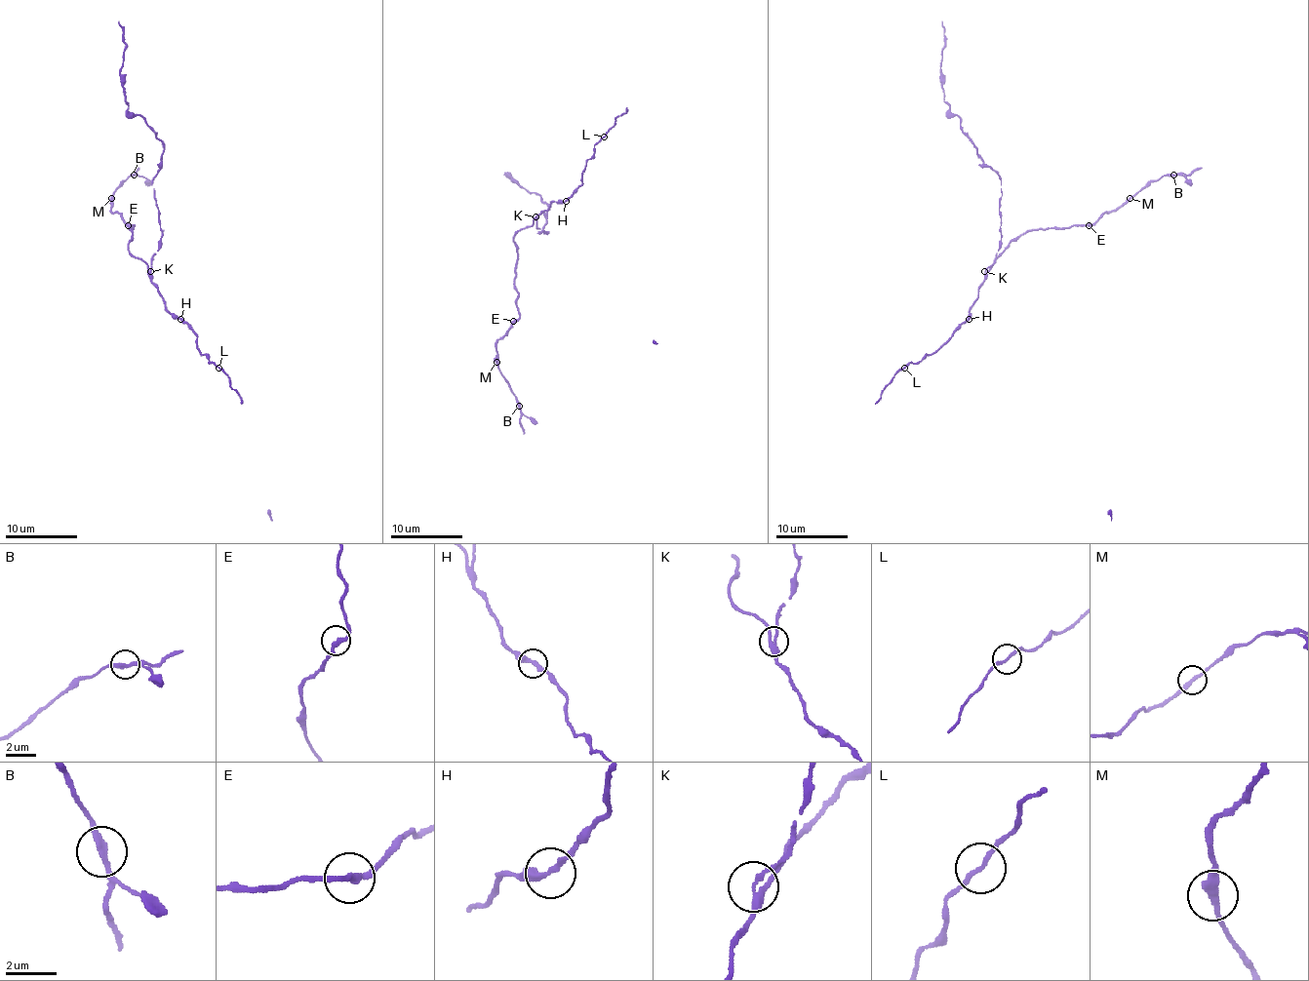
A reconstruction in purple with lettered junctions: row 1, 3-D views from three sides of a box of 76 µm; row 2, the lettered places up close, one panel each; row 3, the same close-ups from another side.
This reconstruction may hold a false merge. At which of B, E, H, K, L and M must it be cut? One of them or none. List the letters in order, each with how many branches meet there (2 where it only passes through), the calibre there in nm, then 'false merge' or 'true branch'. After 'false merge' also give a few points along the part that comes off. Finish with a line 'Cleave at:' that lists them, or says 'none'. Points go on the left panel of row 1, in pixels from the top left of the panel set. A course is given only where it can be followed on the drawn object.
B: 2 | 240 nm | true branch
E: 2 | 280 nm | true branch
H: 2 | 300 nm | true branch
K: 3 | 240 nm | false merge | (149, 272), (162, 234), (151, 185), (164, 143), (124, 100), (124, 37), (119, 20)
L: 2 | 160 nm | true branch
M: 2 | 280 nm | true branch
Cleave at: K

